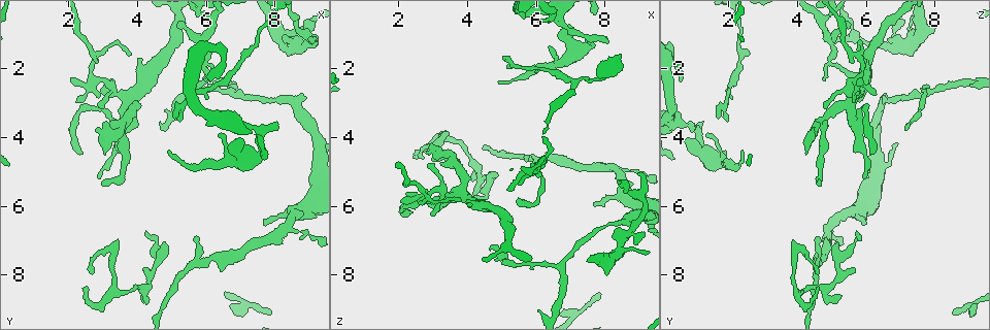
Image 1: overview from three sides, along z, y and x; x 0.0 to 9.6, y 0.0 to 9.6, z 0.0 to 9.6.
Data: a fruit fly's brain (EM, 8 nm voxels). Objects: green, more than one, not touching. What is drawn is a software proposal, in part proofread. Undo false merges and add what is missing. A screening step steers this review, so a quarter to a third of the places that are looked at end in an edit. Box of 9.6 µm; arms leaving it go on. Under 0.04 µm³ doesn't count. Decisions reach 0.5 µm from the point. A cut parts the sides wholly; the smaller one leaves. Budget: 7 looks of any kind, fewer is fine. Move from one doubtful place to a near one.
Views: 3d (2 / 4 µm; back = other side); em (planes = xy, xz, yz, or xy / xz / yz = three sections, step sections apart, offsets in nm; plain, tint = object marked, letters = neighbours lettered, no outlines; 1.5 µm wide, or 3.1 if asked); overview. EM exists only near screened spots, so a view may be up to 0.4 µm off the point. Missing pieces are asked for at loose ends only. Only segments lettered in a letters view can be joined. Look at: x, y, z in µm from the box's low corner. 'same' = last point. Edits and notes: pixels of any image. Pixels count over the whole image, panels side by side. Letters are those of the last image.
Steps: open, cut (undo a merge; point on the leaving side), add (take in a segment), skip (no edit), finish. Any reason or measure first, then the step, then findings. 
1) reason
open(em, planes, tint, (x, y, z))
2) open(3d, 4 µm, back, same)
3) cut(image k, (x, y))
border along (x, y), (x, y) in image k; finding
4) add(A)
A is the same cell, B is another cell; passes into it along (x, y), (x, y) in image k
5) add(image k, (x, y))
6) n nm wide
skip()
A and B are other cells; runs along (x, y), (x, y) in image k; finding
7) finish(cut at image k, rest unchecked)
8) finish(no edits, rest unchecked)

branch stops here
open(3d, 2 µm, (4.20, 7.90, 5.70))

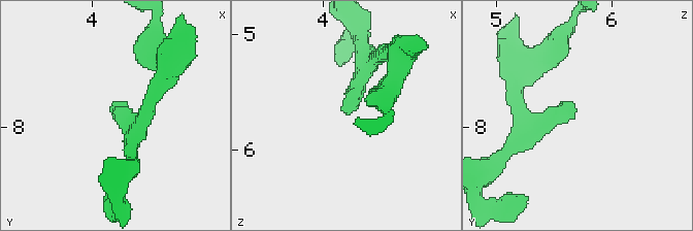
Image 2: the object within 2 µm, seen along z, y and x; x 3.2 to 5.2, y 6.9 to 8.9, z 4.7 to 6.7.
shape alone is not enough
open(em, planes, plain, (4.18, 7.92, 5.70))

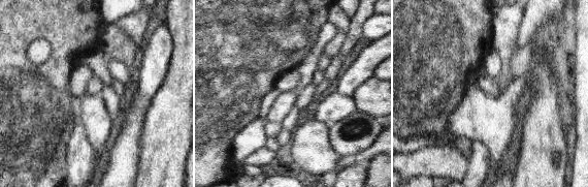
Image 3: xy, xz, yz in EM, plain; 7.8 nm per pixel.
open(em, planes, letters, same)

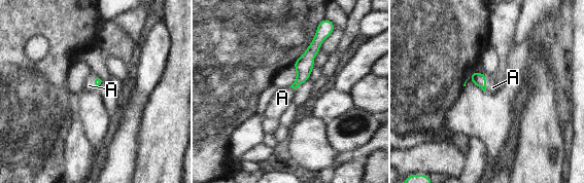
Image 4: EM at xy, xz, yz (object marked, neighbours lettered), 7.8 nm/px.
add(A)
A is the same cell; passes into it along (478, 78), (485, 83), (492, 87) in image 4; it goes on there

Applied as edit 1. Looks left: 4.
redraw
open(overview)

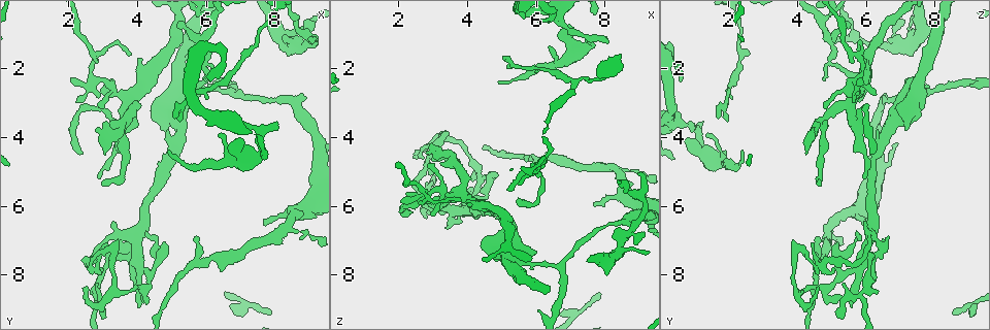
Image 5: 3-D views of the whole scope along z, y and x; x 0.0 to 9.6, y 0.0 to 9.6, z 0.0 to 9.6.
branch stops here
open(3d, 2 µm, (7.70, 6.60, 5.95))

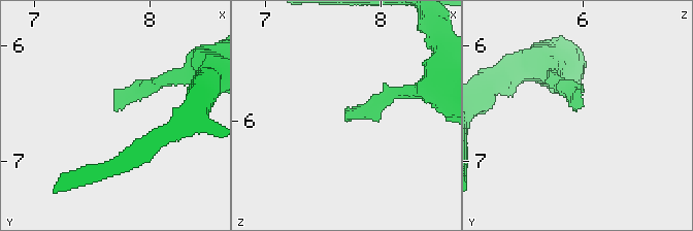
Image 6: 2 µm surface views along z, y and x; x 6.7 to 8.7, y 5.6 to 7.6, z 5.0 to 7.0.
open(em, xz, step 8, letters, (7.72, 6.54, 5.98))

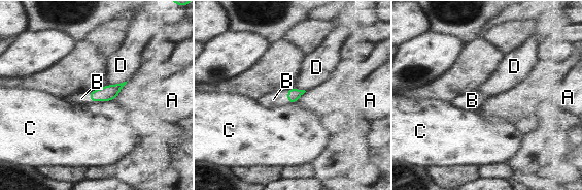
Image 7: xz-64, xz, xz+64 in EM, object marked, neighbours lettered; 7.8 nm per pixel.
cut it another way
open(em, planes, letters, same)

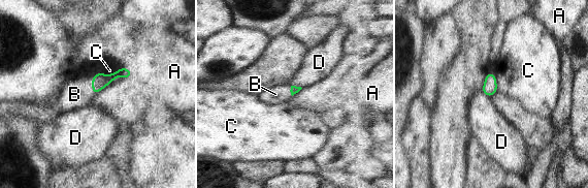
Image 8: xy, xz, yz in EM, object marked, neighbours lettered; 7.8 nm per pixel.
add(B)
B is the same cell, A, C and D are other cells; passes into it along (100, 81), (92, 85), (74, 94) in image 8; the cell continues

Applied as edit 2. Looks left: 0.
finish(add at image 4, add at image 8, rest unchecked)

